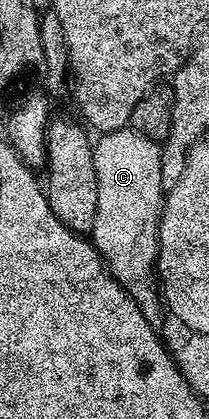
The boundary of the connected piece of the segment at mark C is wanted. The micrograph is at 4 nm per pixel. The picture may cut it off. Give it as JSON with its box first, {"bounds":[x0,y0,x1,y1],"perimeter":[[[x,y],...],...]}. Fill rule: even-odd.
{"bounds":[91,127,167,331],"perimeter":[[[131,127],[100,134],[93,148],[95,176],[98,179],[98,209],[95,215],[91,240],[99,255],[105,260],[105,267],[118,283],[127,291],[131,299],[143,311],[143,319],[151,323],[151,327],[161,331],[165,327],[165,302],[161,295],[161,287],[157,279],[157,228],[161,226],[161,208],[165,205],[167,178],[161,170],[162,146],[158,142],[147,139],[147,135],[139,135]]]}

